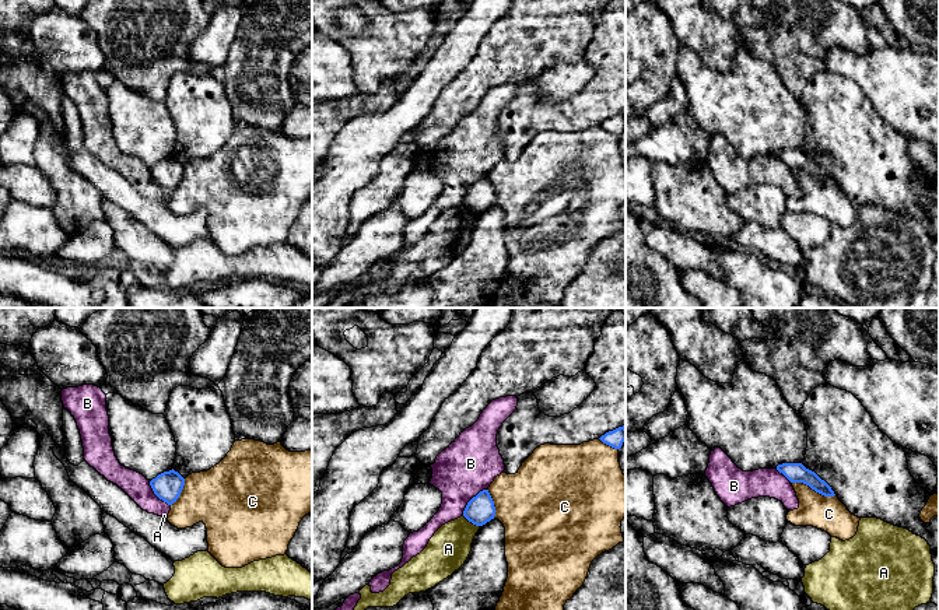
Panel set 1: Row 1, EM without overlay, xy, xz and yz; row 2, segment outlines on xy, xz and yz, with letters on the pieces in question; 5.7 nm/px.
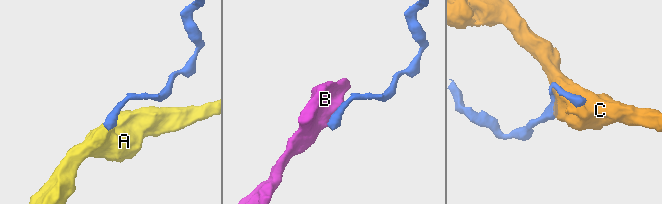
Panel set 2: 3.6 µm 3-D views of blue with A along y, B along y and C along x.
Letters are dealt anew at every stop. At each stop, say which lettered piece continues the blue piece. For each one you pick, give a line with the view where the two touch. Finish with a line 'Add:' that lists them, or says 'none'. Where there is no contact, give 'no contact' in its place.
Add: none

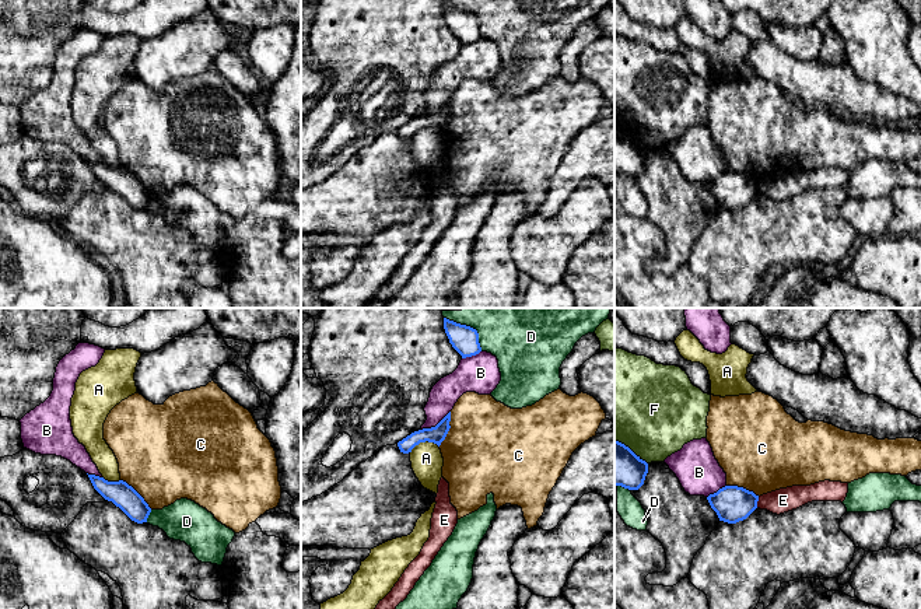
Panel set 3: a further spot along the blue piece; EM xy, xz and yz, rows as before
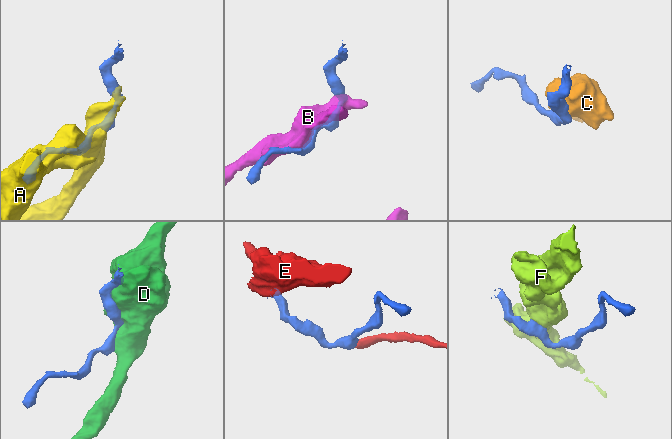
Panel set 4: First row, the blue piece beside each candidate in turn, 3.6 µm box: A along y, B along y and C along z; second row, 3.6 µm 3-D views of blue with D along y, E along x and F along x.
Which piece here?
Add: none

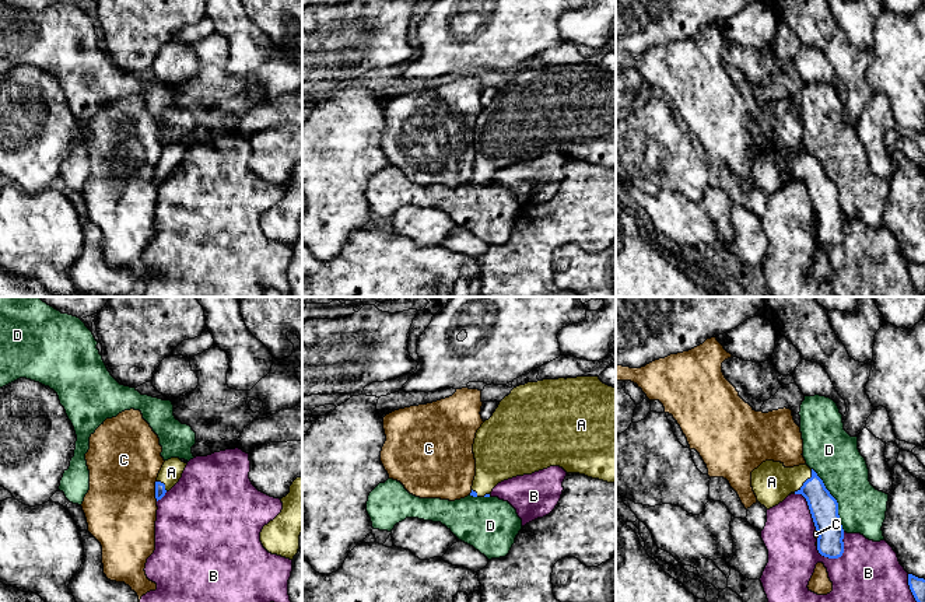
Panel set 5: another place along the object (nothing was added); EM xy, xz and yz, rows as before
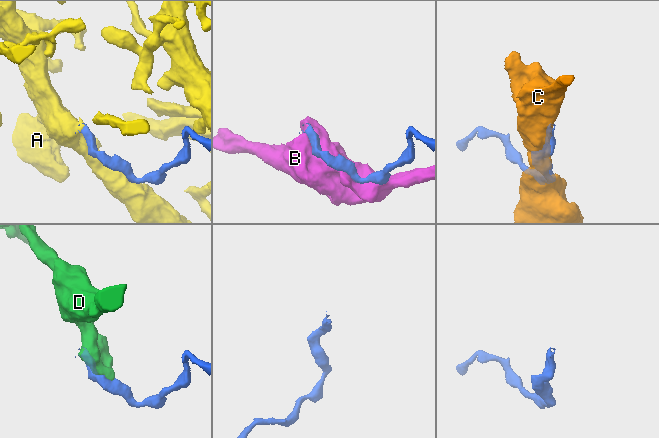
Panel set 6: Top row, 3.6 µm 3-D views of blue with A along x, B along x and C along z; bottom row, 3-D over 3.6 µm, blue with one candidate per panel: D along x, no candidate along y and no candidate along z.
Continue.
A: yz
Add: A

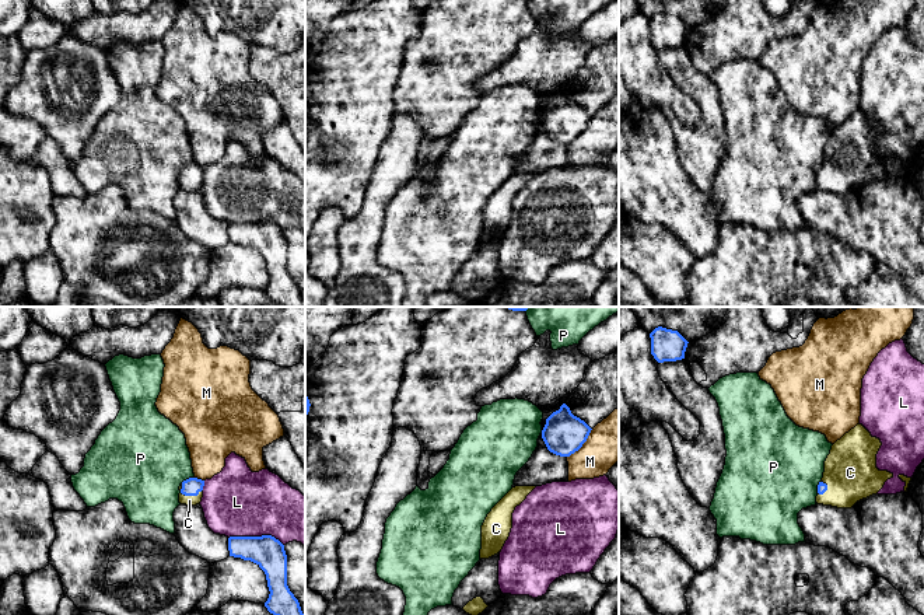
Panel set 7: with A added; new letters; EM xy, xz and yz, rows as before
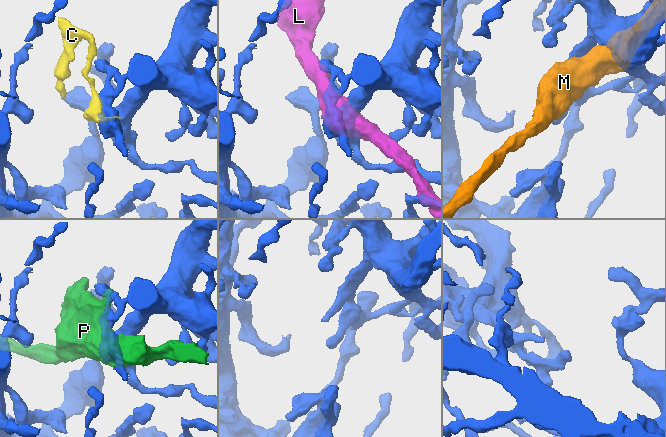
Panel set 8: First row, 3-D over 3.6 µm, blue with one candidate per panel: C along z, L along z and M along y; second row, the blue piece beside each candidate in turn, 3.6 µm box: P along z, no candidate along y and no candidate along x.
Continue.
C: xy
Add: C

